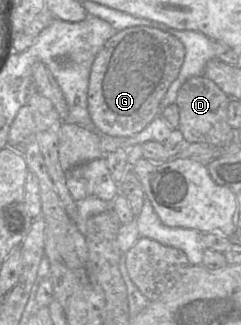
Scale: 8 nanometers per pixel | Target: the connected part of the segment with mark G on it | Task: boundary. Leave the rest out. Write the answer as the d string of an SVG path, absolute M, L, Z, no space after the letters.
M135 26L118 31L96 55L89 76L88 112L99 132L131 137L161 113L161 101L177 79L185 47L175 36L156 28Z

